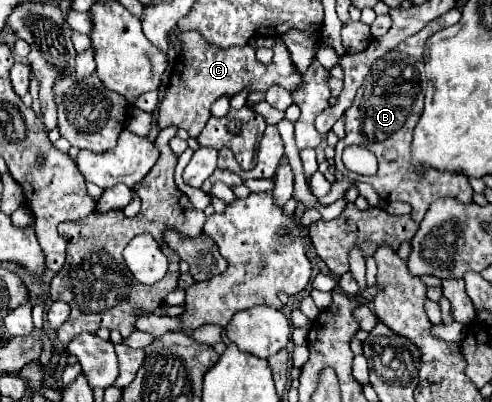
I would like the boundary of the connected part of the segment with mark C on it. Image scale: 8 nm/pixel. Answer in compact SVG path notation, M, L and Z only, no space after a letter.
M184 32L180 34L180 40L184 46L174 62L166 96L158 108L158 130L164 130L168 126L184 128L192 138L196 138L210 118L210 106L224 94L234 96L244 88L268 90L272 84L280 84L288 92L294 92L302 86L302 74L296 70L296 66L292 66L292 58L288 58L288 48L284 46L282 36L274 40L274 58L270 66L260 64L250 46L232 46L228 50L212 48L198 32Z

